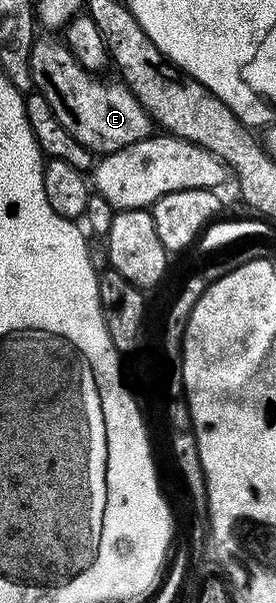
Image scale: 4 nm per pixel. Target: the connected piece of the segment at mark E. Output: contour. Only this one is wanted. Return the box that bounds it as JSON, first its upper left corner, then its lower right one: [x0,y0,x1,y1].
[28,34,154,154]

